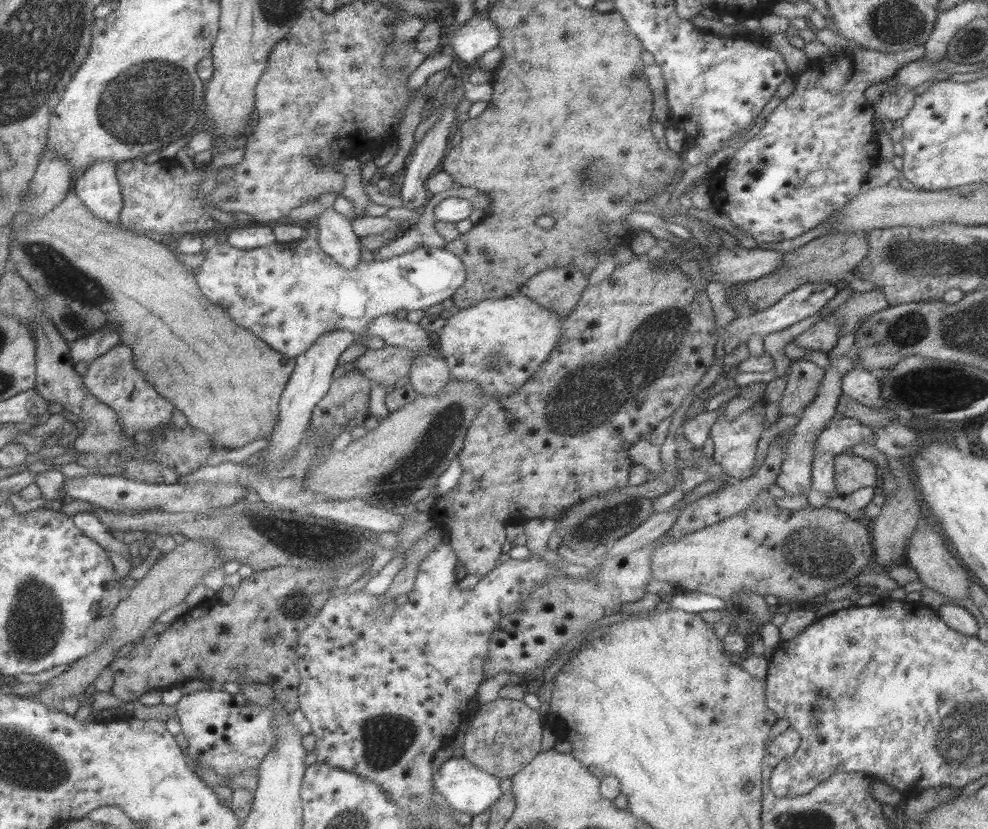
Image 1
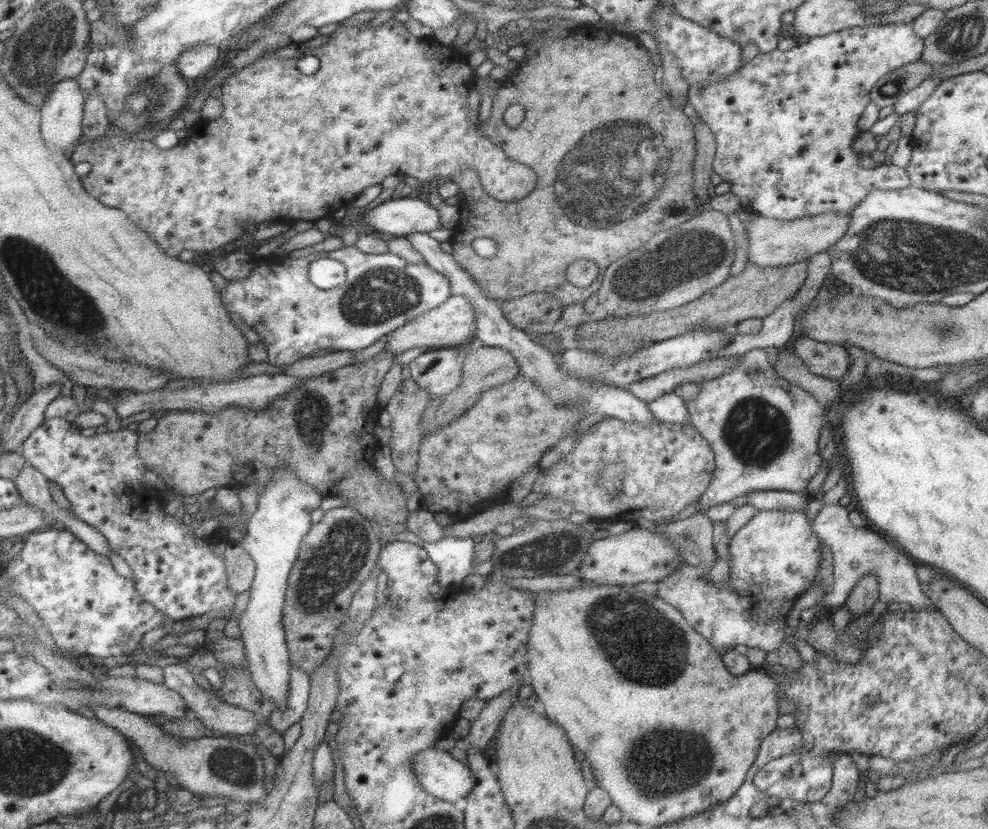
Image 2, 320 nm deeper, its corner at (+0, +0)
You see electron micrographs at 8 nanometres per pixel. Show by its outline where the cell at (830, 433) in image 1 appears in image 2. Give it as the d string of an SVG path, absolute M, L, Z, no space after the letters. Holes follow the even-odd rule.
M763 349L744 352L734 367L715 378L698 382L699 391L693 400L684 400L688 422L708 442L714 454L714 469L707 490L698 496L697 513L707 508L729 503L737 496L754 490L804 493L805 486L822 464L818 455L818 438L825 411L817 399L798 385L781 378L767 361Z

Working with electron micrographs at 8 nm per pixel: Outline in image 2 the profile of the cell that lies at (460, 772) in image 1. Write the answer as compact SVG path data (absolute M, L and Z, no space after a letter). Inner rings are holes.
M433 747L417 751L410 758L414 777L422 789L445 802L465 798L473 788L474 776L465 761L458 761Z

